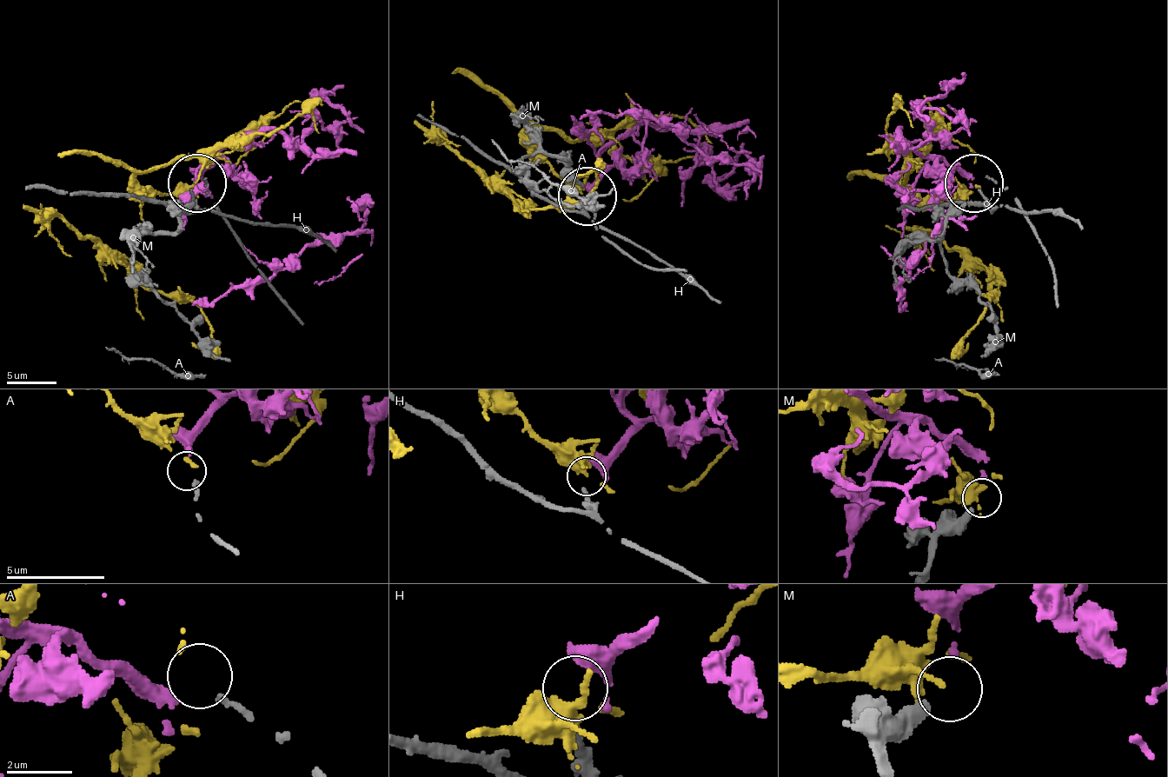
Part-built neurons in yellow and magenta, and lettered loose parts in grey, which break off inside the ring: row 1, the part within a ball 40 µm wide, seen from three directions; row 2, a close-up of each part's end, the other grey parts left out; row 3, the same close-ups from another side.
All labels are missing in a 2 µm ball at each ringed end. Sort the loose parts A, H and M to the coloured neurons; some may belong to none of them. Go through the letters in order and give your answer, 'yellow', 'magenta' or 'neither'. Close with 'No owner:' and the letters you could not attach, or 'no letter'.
A: neither
H: neither
M: magenta
No owner: A, H

